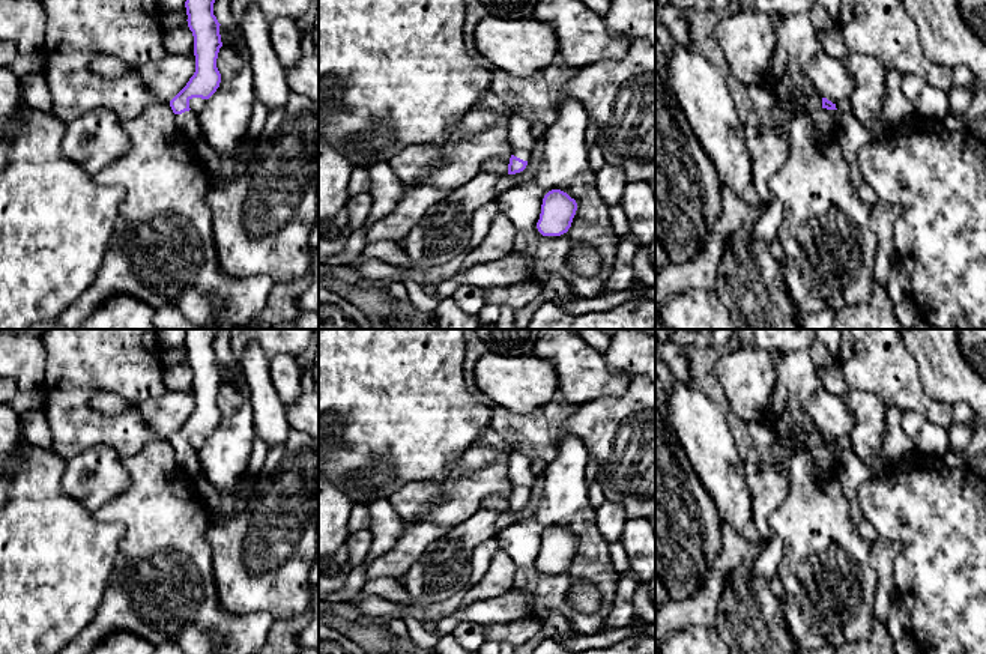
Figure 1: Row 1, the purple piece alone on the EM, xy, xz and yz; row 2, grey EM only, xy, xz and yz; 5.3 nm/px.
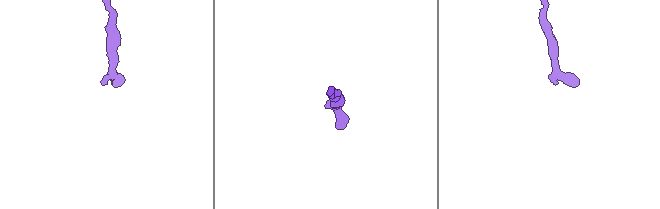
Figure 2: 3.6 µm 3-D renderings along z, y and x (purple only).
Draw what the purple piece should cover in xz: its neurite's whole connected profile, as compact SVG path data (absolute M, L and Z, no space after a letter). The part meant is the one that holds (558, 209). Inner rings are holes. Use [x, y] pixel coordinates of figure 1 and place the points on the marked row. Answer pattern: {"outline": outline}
{"outline": "M561 189L549 191L541 204L537 229L543 236L561 236L571 227L577 203Z"}

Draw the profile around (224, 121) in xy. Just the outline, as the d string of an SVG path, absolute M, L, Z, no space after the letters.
M221 47L216 59L221 83L216 92L206 99L197 114L200 132L218 156L231 156L248 132L253 114L254 74L230 47Z

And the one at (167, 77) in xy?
M168 54L140 68L141 81L153 93L156 104L170 104L194 72L194 54Z

